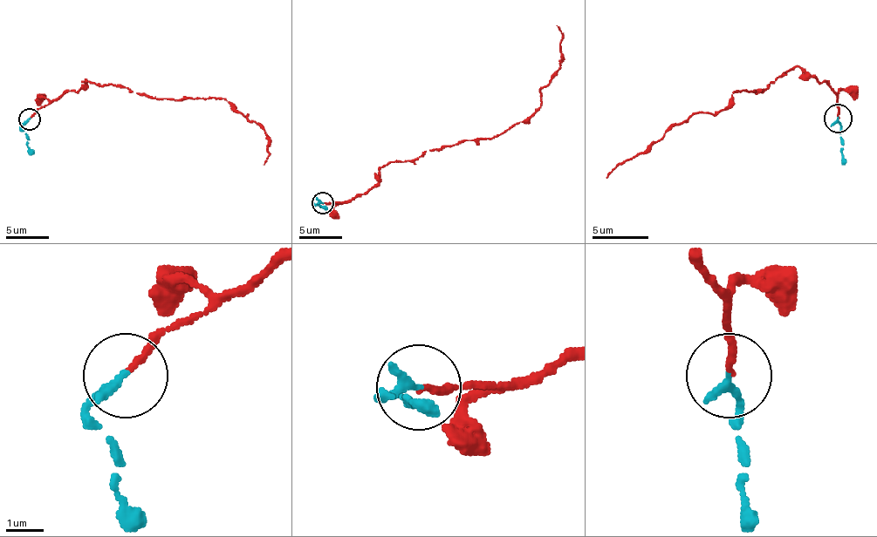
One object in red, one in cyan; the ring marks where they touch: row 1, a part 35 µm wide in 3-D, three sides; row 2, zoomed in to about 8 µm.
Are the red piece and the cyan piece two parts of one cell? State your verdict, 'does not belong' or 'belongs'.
belongs

